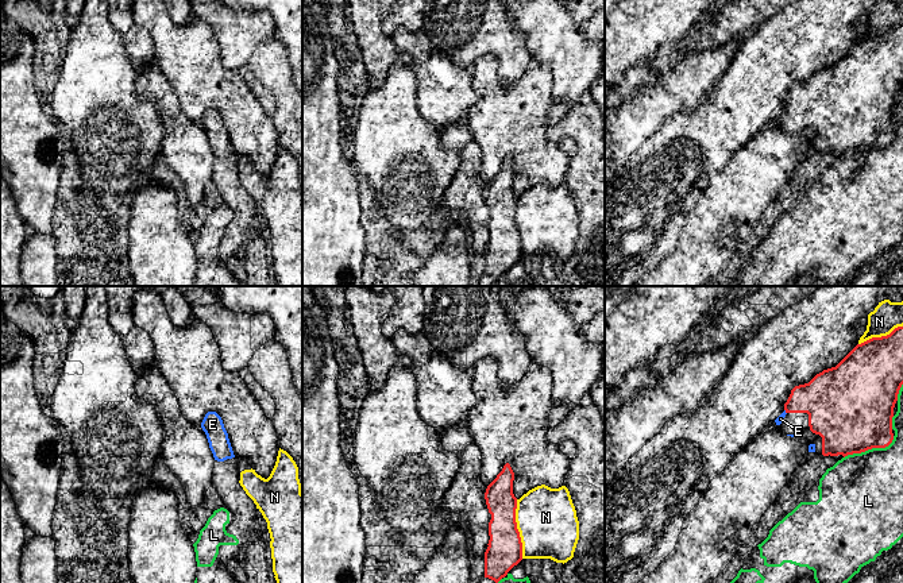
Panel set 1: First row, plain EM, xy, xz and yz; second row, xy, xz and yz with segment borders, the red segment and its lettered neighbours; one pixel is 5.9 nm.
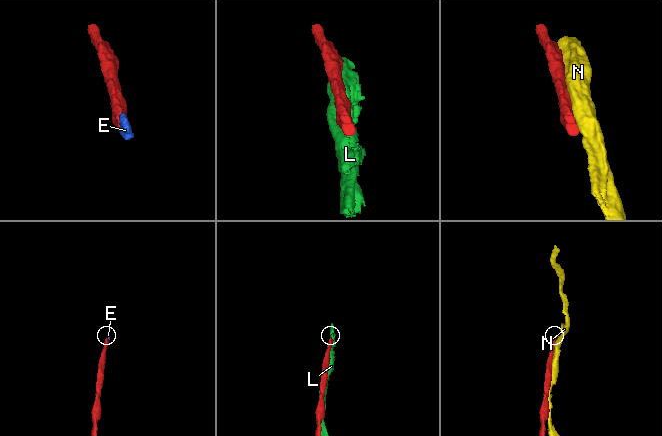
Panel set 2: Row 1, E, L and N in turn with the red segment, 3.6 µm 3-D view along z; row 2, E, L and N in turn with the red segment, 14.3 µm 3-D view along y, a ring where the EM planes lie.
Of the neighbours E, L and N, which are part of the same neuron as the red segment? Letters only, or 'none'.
E

